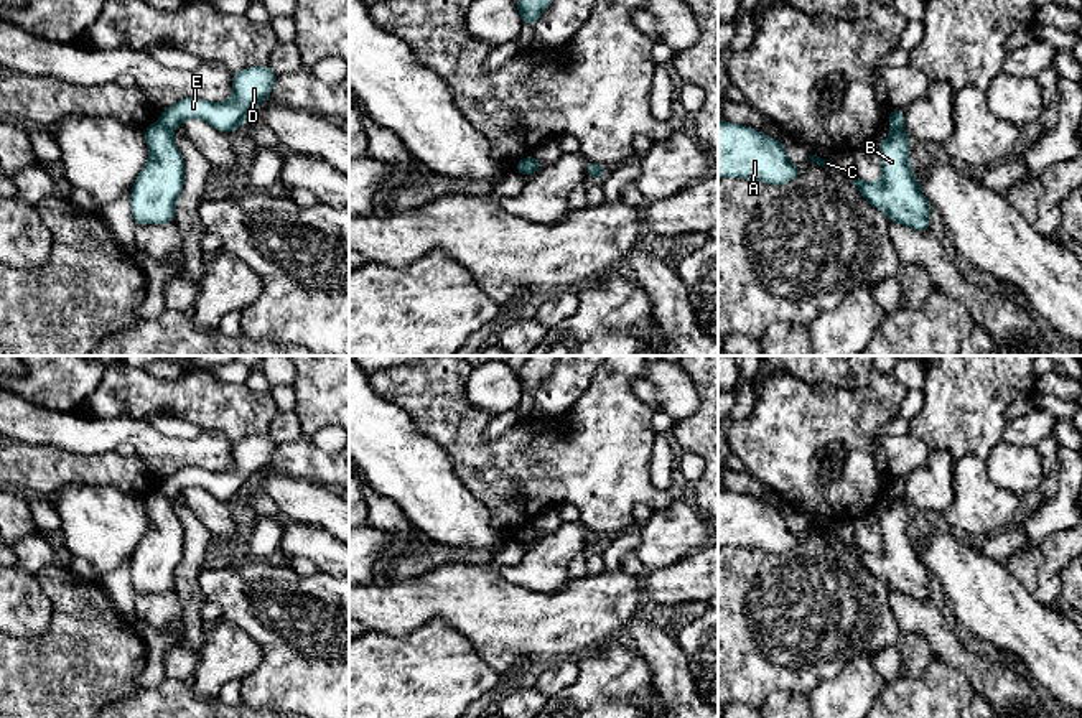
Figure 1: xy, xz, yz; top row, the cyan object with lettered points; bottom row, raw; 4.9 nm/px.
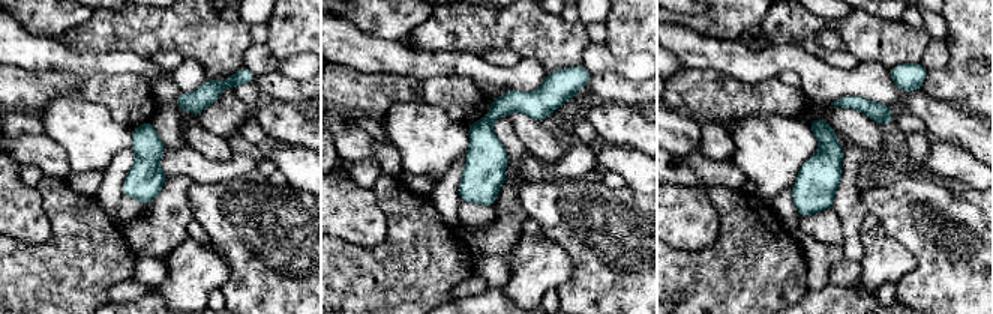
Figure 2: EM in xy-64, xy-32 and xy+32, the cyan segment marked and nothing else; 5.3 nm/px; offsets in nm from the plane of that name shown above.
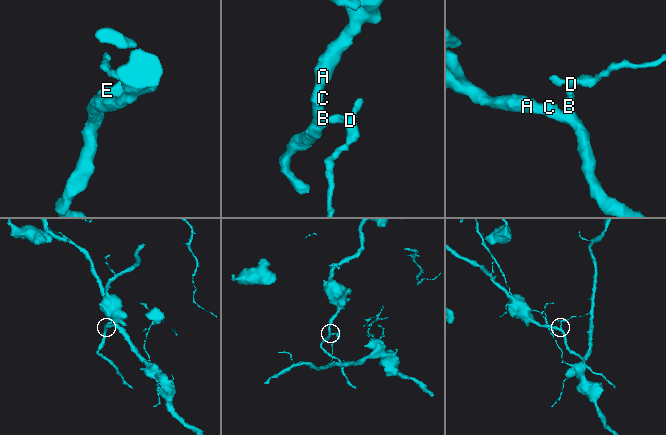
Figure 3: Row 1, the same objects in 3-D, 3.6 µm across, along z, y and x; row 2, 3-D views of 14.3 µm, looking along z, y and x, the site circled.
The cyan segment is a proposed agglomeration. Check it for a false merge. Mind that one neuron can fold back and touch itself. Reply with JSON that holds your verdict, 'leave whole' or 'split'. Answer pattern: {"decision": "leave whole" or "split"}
{"decision": "split"}

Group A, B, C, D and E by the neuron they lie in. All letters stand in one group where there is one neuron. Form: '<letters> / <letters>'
A B C / D E

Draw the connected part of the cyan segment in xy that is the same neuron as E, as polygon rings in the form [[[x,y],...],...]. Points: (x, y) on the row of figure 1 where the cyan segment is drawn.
[[[268,66],[242,69],[232,74],[231,100],[186,97],[161,110],[160,122],[173,132],[186,119],[203,119],[219,132],[229,133],[244,125],[260,102],[270,99],[275,81],[277,76]]]

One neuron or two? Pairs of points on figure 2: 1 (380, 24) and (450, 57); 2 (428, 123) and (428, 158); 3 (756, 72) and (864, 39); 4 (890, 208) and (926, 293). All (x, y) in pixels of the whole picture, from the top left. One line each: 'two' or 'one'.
1: two
2: one
3: two
4: one

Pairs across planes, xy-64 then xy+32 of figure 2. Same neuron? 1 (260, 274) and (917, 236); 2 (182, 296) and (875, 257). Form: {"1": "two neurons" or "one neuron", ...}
{"1": "one neuron", "2": "one neuron"}

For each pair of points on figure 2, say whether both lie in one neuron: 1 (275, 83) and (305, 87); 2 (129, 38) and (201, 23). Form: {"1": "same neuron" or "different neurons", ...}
{"1": "same neuron", "2": "same neuron"}

